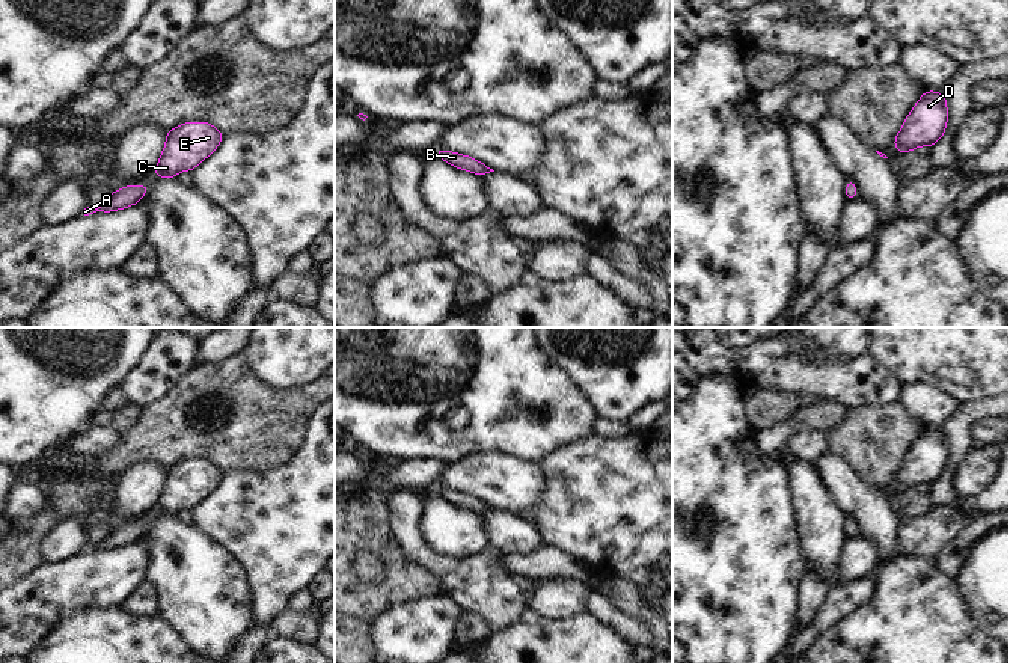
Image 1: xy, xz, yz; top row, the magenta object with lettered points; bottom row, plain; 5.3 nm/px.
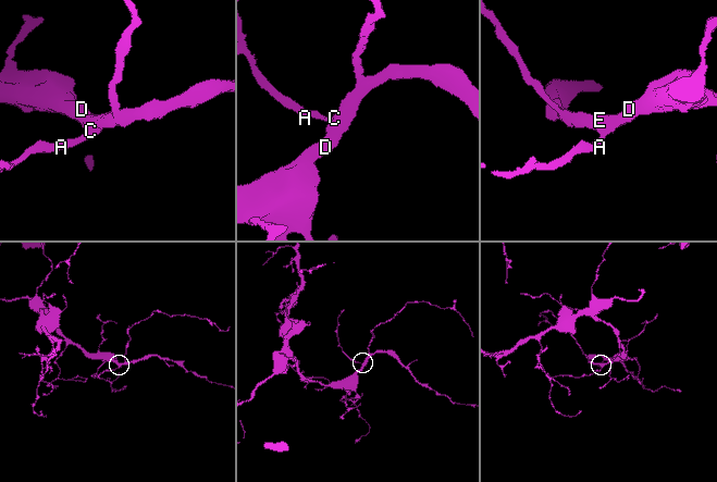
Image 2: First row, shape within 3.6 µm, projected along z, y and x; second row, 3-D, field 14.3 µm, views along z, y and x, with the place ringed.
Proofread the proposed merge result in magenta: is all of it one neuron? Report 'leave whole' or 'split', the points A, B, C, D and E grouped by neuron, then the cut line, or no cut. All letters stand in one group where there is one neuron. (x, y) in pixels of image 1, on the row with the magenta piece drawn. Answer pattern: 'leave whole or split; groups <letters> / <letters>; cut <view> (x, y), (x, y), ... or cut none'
leave whole; groups A B C D E; cut none

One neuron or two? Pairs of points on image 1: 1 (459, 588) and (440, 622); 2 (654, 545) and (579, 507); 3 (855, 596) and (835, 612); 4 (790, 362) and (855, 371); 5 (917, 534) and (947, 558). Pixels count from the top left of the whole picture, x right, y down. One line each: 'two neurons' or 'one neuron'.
1: two neurons
2: one neuron
3: one neuron
4: one neuron
5: two neurons

